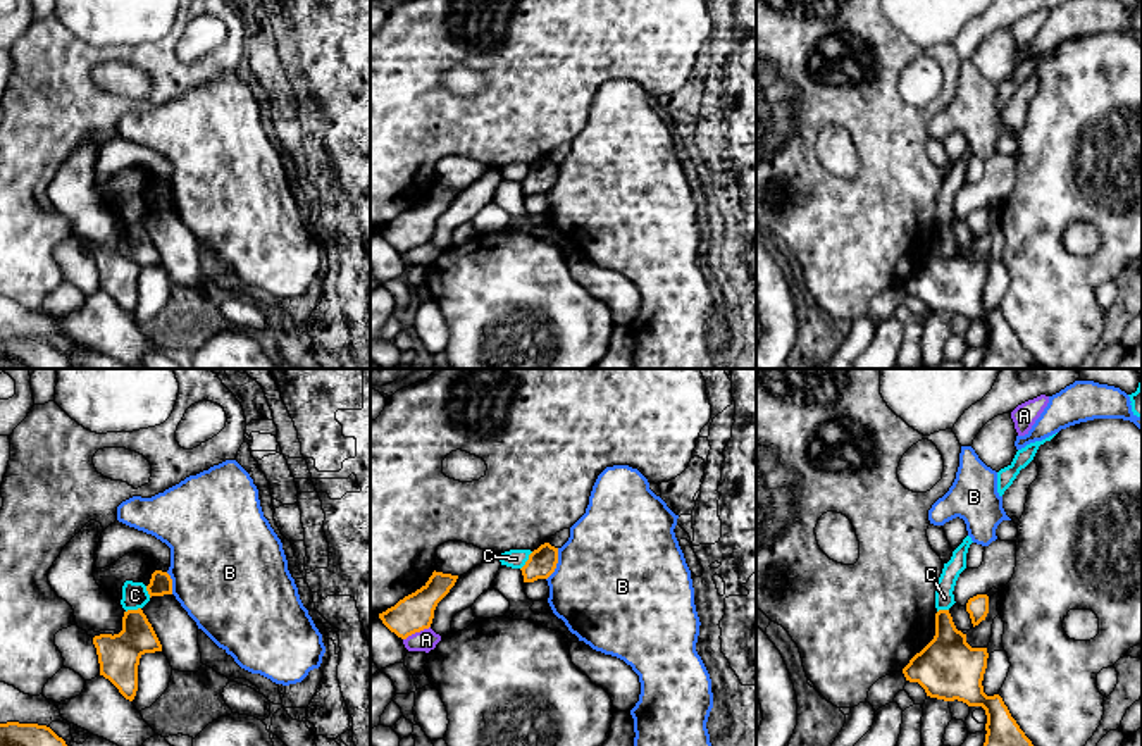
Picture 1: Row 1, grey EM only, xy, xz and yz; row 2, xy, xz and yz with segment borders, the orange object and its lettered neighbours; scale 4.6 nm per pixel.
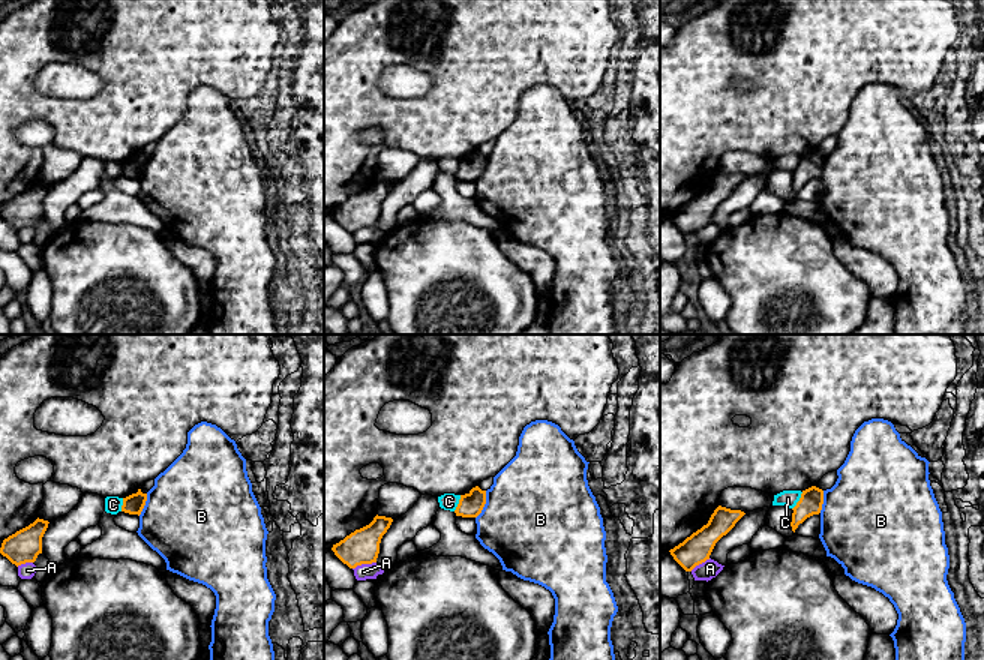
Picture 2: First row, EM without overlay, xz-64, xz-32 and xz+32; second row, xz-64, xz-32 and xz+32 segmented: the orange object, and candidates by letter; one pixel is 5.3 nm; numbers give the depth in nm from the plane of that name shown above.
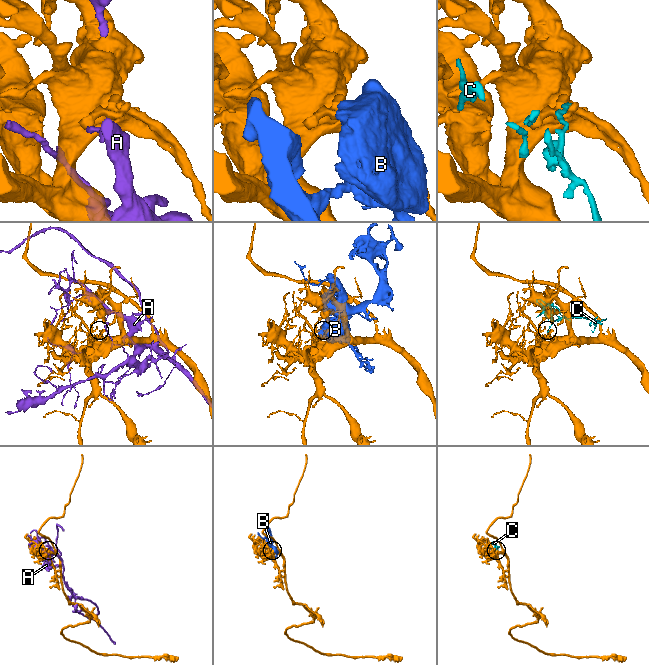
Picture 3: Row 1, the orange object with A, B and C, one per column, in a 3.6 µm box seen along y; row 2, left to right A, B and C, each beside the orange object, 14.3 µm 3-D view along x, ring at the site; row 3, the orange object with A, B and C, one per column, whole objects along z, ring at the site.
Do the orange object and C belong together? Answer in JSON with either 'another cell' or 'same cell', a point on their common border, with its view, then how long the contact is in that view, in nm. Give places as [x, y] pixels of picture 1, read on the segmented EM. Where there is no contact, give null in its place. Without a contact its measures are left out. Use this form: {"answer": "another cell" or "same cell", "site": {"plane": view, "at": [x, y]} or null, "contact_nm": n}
{"answer": "another cell", "site": {"plane": "xz", "at": [527, 560]}, "contact_nm": 110}

